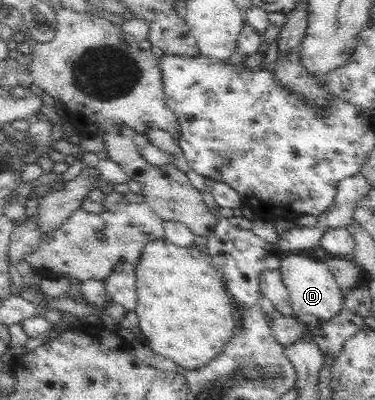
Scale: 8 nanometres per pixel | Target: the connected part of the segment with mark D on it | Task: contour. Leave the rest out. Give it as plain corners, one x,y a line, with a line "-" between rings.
285,252
279,259
277,272
285,284
294,316
300,323
318,326
329,321
342,307
345,292
337,285
332,272
325,262
315,260
297,252

